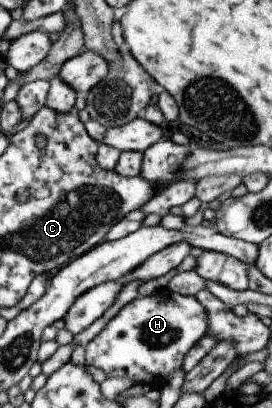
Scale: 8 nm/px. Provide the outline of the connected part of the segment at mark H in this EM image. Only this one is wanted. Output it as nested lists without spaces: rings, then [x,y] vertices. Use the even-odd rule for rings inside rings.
[[[160,289],[145,297],[136,297],[126,303],[105,325],[104,328],[84,347],[85,364],[100,368],[108,377],[130,378],[133,385],[154,385],[162,383],[167,376],[182,366],[186,352],[205,336],[209,320],[205,308],[194,295],[181,295],[170,289]]]

